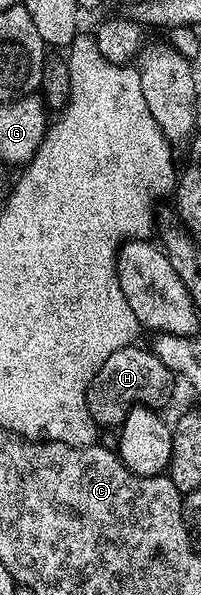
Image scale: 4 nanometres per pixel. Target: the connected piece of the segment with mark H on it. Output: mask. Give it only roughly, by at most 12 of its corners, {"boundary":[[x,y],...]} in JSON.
{"boundary":[[150,348],[113,351],[87,392],[100,427],[171,401],[175,374]]}

